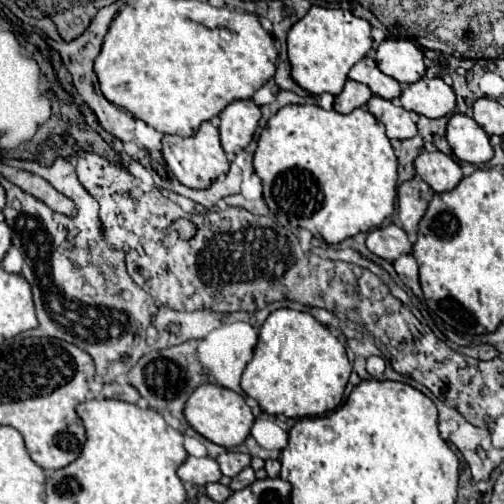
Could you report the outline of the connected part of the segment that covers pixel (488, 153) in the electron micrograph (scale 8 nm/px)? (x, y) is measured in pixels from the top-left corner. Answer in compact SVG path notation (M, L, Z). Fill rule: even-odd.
M454 114L448 120L446 140L456 158L470 164L484 164L494 156L488 134L466 114Z

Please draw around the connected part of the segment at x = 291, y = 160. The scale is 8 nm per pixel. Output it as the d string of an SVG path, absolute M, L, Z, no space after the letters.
M300 104L280 108L266 124L254 152L254 172L262 180L264 200L272 214L282 210L292 226L306 228L314 238L326 244L340 244L358 232L378 228L392 212L396 198L398 160L384 134L382 124L366 110L356 108L350 114L322 110L320 106Z

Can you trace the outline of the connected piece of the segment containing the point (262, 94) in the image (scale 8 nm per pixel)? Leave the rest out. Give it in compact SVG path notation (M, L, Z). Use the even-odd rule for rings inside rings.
M268 80L262 88L258 88L252 100L254 100L258 106L264 106L264 104L274 102L274 100L276 100L276 84L274 84L274 80Z

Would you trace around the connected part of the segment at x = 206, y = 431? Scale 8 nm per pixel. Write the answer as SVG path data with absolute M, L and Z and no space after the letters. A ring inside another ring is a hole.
M216 384L198 386L192 392L192 396L186 400L184 416L186 416L186 422L198 434L202 434L206 440L210 440L218 446L224 446L224 448L240 446L246 440L246 436L250 434L250 428L254 422L254 414L250 410L250 406L244 402L244 398L232 390L216 386Z

